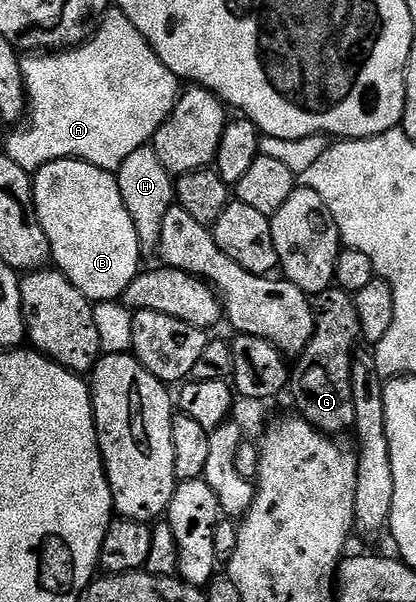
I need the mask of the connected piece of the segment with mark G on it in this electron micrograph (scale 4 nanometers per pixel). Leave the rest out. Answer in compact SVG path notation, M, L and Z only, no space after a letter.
M333 285L321 291L312 303L312 313L316 316L316 328L306 345L306 349L295 360L290 371L290 395L297 407L299 418L326 435L340 437L343 431L351 432L356 426L354 401L350 389L350 369L352 356L361 338L360 318L355 298L347 291Z

